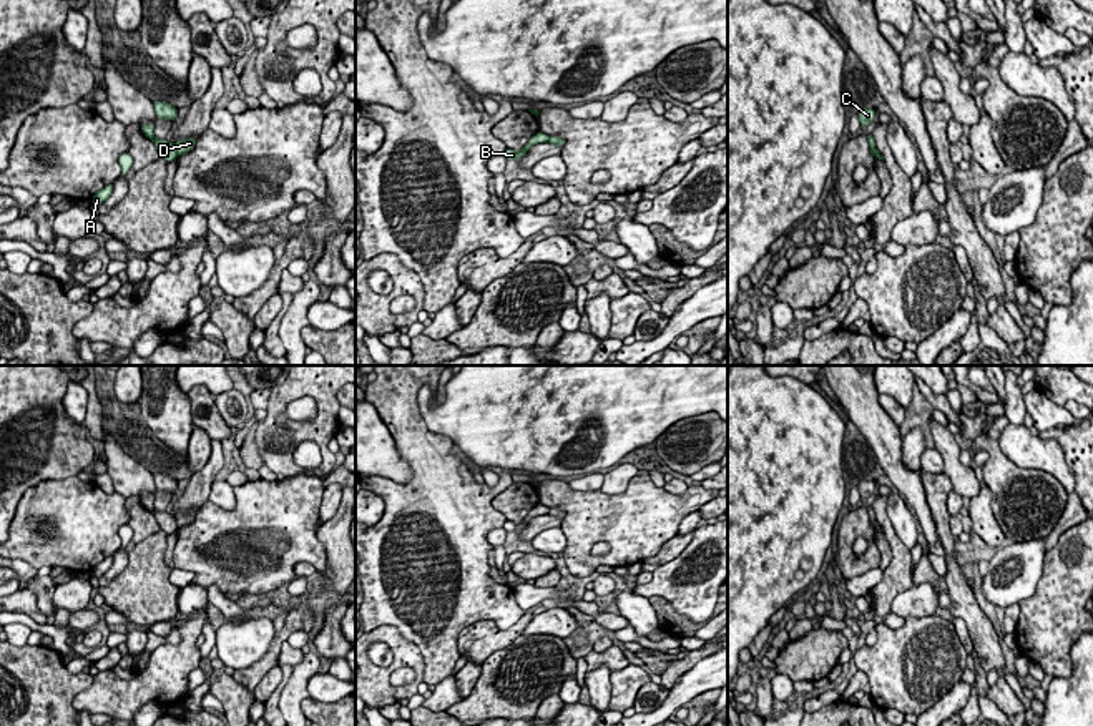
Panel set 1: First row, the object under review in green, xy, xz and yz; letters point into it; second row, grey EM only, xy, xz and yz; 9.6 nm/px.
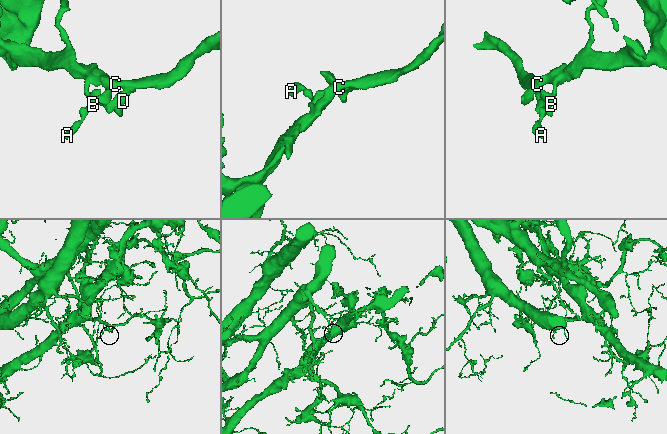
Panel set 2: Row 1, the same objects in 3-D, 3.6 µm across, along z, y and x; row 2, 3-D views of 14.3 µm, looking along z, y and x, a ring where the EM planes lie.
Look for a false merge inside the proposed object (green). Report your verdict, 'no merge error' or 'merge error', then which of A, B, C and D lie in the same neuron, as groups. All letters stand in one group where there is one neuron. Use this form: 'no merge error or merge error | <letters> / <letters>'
merge error | A B / C D

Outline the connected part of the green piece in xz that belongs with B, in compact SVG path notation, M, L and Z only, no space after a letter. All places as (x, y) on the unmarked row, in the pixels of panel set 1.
M538 503L538 505L535 505L535 507L528 512L528 515L527 515L520 523L515 523L515 522L507 520L505 525L503 525L503 528L505 528L507 532L517 533L517 532L522 530L533 517L546 515L548 510L550 510L548 507Z

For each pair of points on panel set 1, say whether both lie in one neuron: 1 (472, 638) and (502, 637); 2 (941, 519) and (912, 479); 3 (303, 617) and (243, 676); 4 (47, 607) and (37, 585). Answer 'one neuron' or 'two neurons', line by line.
1: one neuron
2: two neurons
3: one neuron
4: one neuron

